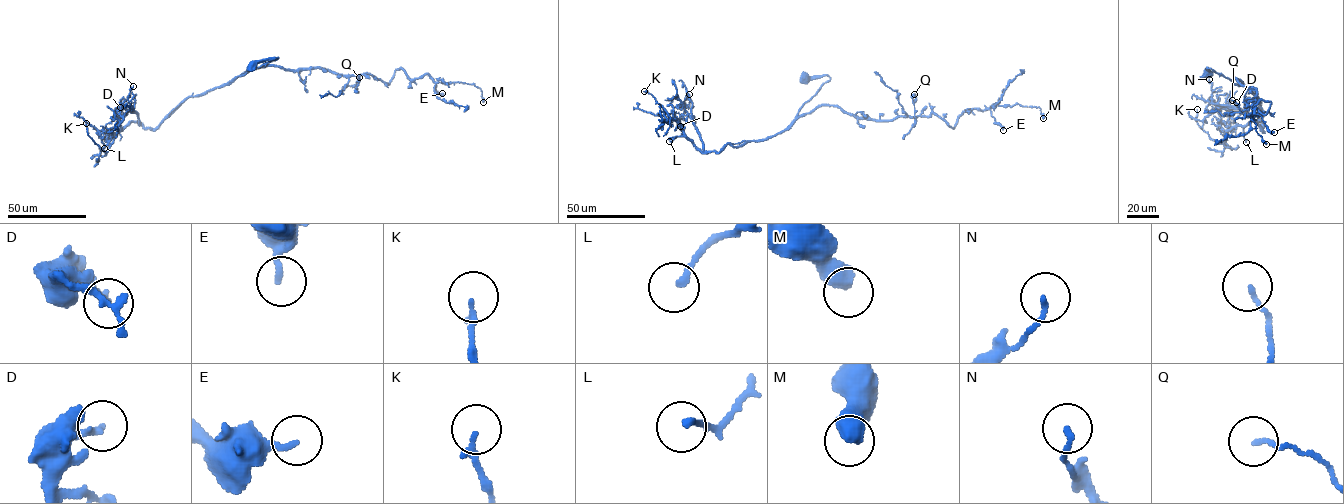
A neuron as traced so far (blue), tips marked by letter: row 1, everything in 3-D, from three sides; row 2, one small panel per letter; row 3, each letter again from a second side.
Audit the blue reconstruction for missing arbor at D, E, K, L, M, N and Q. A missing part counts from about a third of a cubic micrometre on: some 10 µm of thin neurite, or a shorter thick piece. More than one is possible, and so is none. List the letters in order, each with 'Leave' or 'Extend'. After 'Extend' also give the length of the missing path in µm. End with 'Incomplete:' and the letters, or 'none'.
D: Leave
E: Leave
K: Leave
L: Leave
M: Leave
N: Leave
Q: Leave
Incomplete: none

